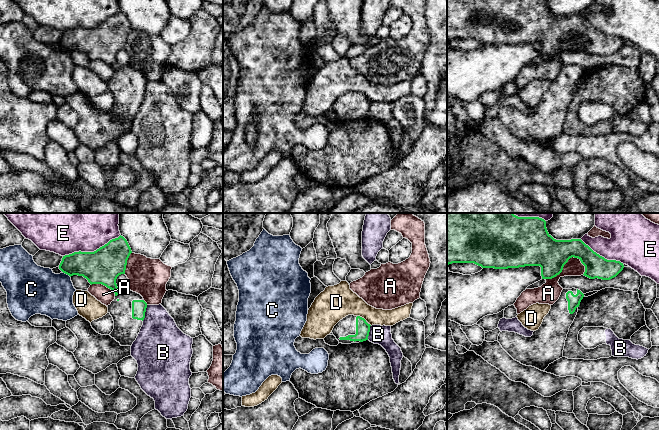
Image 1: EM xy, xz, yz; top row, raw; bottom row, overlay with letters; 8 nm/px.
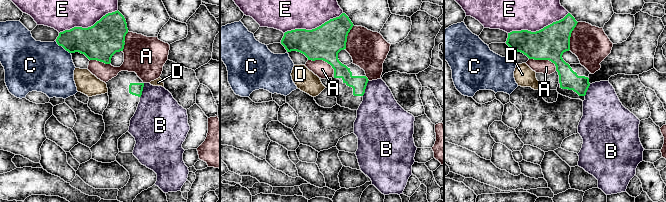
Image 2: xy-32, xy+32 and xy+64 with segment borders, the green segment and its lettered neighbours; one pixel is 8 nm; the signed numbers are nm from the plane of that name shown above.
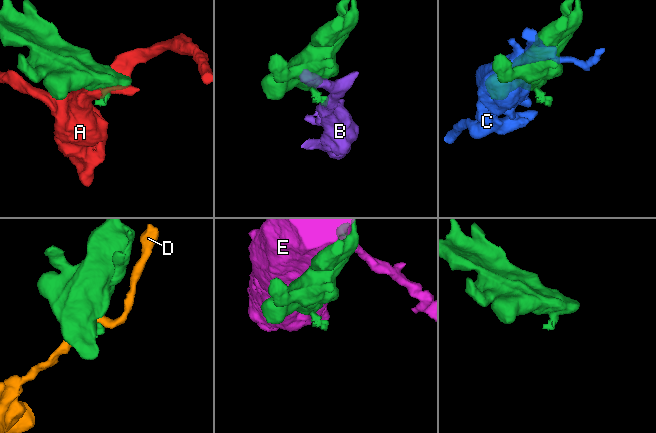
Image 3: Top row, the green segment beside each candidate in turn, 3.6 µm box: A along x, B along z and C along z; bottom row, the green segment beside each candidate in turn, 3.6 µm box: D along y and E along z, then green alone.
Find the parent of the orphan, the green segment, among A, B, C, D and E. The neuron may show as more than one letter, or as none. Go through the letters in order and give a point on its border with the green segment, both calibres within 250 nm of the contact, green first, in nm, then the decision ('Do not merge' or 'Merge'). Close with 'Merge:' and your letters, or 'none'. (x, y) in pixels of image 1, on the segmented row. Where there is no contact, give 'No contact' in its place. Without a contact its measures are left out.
A: Touches green at yz (564, 264). Thickness 280 nm (green) against 160 nm. Do not merge
B: Touches green at xy (144, 313). Thickness 110 nm (green) against 360 nm. Do not merge
C: Touches green at xy (66, 273). Thickness 240 nm (green) against 360 nm. Do not merge
D: Touches green at xz (361, 317). Thickness 110 nm (green) against 280 nm. Do not merge
E: Touches green at xy (91, 252). Thickness 280 nm (green) against 460 nm. Do not merge
Merge: none

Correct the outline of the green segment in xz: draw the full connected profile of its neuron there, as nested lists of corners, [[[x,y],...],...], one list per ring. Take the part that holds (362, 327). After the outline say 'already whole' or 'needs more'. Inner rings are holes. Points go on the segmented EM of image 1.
[[[348,315],[334,326],[332,333],[339,343],[359,343],[368,340],[370,326],[364,318]]]; needs more

